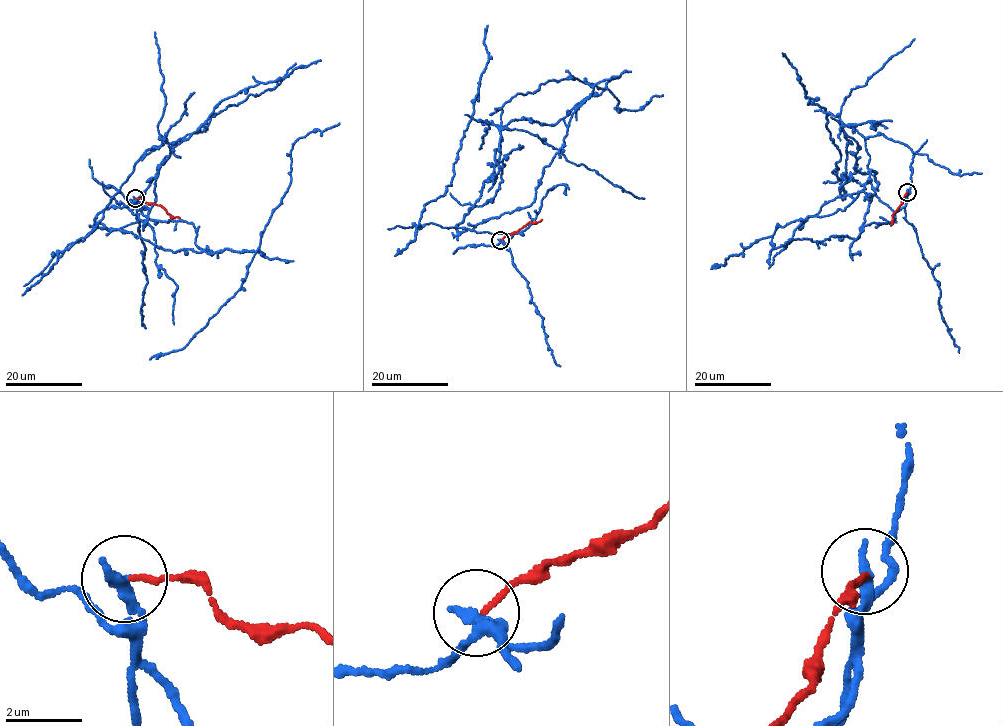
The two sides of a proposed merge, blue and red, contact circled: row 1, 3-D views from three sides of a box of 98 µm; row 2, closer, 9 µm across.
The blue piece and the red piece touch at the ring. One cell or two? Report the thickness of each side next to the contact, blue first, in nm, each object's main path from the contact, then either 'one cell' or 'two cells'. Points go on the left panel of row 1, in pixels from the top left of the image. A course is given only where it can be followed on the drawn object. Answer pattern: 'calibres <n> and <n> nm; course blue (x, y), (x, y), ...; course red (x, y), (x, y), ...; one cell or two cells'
calibres 360 and 130 nm; course blue (136, 198), (146, 219), (110, 229), (174, 252), (264, 256), (260, 235), (290, 183), (292, 148), (339, 123); course red (136, 198), (160, 206), (179, 218); two cells

